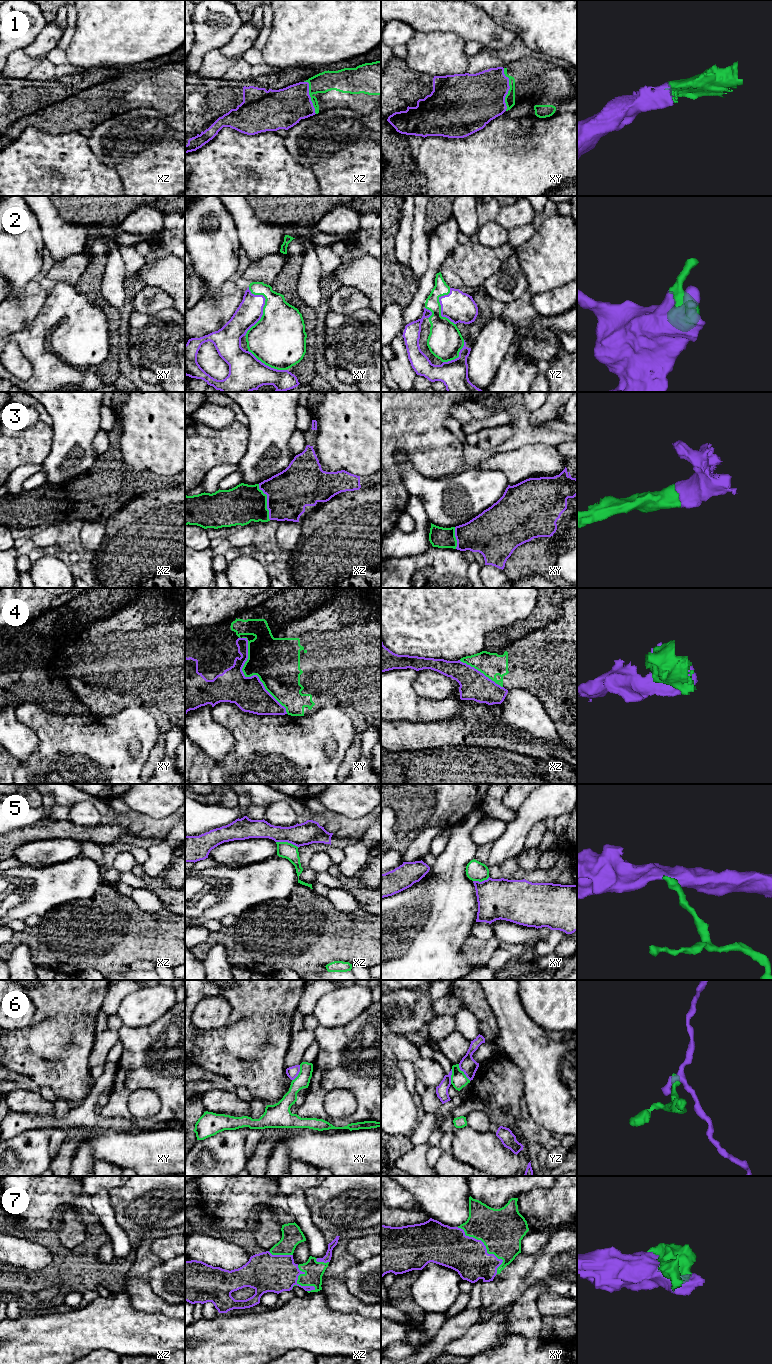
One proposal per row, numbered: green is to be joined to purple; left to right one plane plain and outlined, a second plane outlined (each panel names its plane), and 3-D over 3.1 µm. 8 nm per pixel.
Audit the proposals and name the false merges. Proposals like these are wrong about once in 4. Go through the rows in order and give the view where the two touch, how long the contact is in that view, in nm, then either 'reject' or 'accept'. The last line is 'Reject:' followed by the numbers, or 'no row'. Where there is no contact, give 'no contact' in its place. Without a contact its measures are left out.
1: meets purple in xy; contact 340 nm long; accept
2: meets purple in xy; contact 400 nm long; accept
3: meets purple in xz; contact 300 nm long; accept
4: meets purple in xy; contact 700 nm long; reject
5: meets purple in xz; contact 180 nm long; reject
6: meets purple in yz; contact 170 nm long; reject
7: meets purple in xy; contact 500 nm long; accept
Reject: 4, 5, 6

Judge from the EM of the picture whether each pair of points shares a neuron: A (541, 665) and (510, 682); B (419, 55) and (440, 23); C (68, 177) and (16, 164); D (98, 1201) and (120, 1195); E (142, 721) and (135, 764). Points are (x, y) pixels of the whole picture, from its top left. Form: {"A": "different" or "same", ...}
{"A": "same", "B": "different", "C": "same", "D": "different", "E": "same"}

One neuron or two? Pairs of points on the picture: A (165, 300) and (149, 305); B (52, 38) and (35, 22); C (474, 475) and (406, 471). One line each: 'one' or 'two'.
A: one
B: two
C: one

